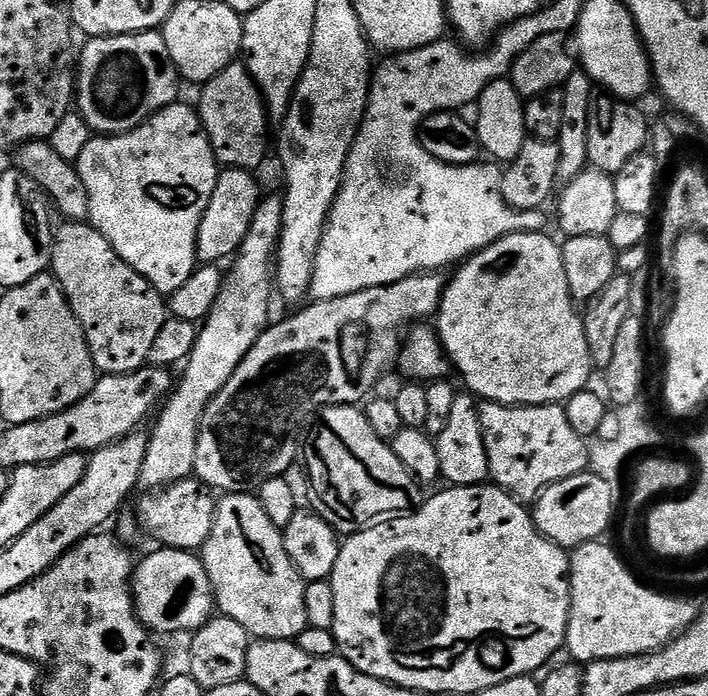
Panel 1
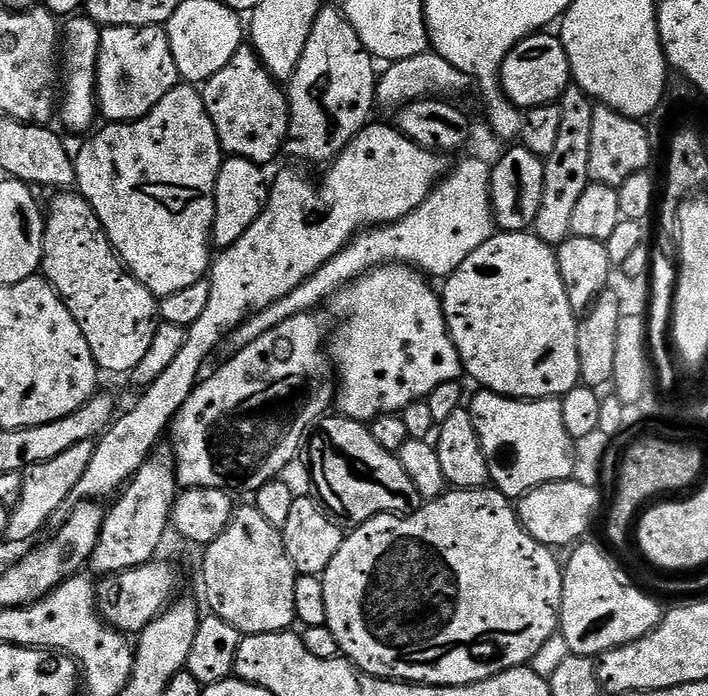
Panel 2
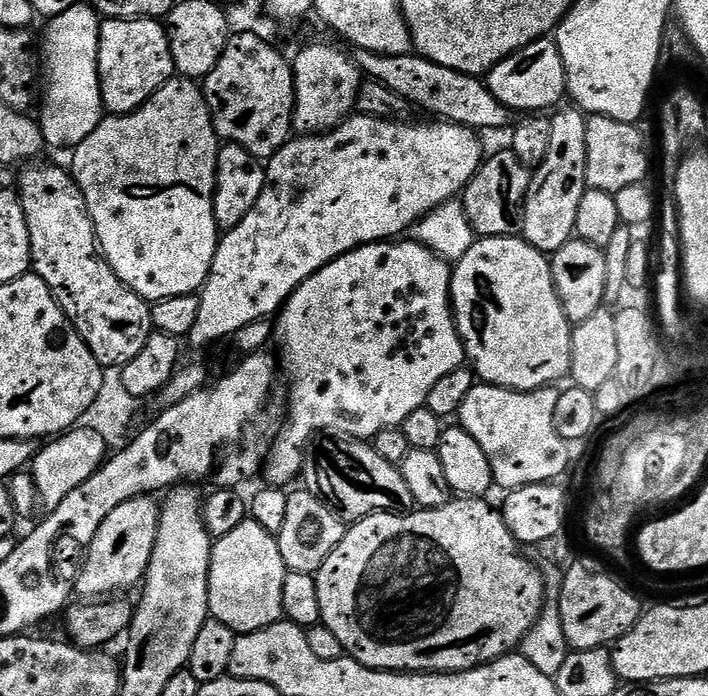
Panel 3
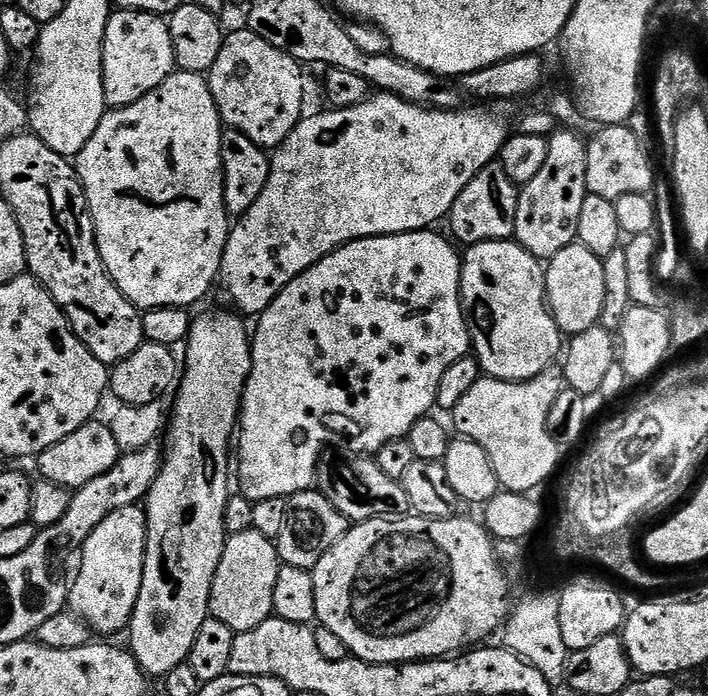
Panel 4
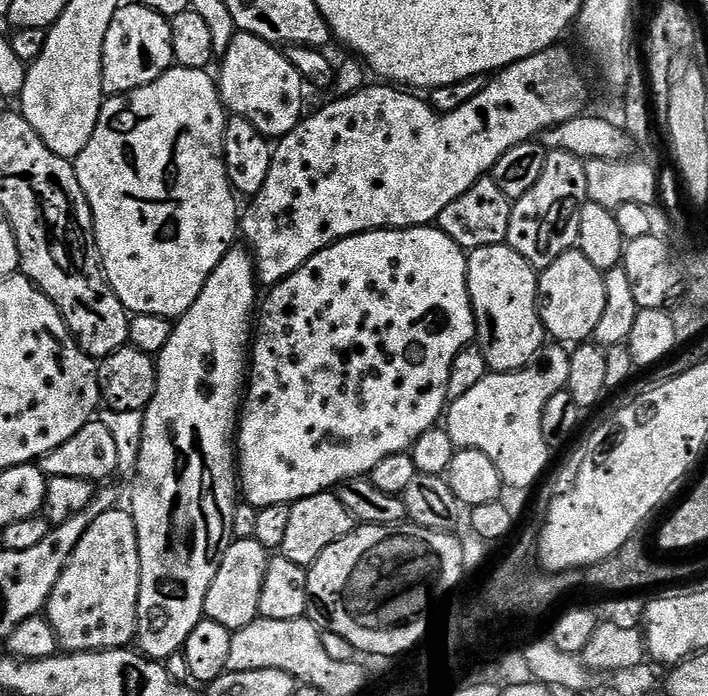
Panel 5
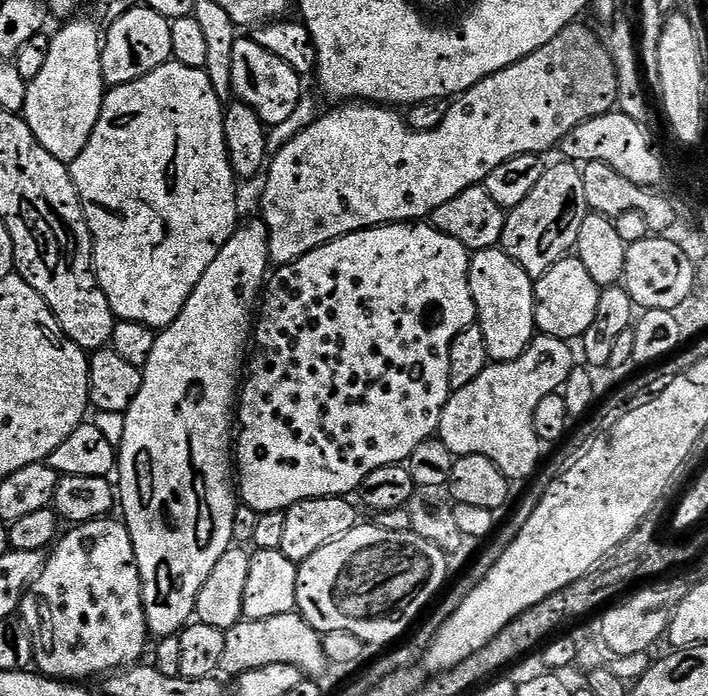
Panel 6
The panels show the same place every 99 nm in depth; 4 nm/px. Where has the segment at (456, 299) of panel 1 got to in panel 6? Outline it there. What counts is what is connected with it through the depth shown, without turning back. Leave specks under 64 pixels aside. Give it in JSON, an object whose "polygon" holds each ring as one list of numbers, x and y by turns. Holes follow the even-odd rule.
{"polygon":[[497,246,495,248,487,248,481,252,475,253,468,261,468,281,470,282,470,294,474,298,474,306,476,307,476,318,479,323,482,334,486,334,486,350,488,351,489,361,499,362,501,360,513,360,518,358,532,343,537,335,536,331,536,290,534,287,533,277,526,274,526,270,522,270,522,266,518,266,518,262,514,262,514,258,510,258,505,254,503,248]]}

